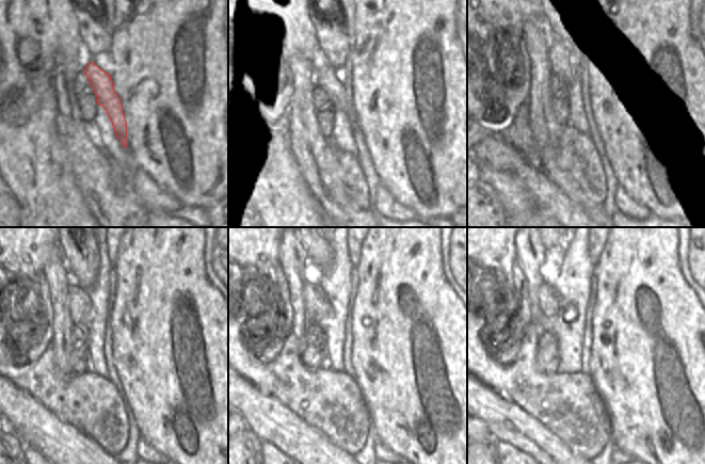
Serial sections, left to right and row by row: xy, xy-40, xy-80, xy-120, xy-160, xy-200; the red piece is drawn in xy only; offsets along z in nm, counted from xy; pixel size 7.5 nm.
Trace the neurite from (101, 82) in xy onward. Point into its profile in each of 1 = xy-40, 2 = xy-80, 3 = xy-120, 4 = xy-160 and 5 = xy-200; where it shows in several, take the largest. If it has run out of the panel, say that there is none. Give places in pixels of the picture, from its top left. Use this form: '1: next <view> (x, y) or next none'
1: next xy-40 (326, 76)
2: next xy-80 (561, 61)
3: next xy-120 (80, 305)
4: next xy-160 (317, 305)
5: next xy-200 (548, 299)

